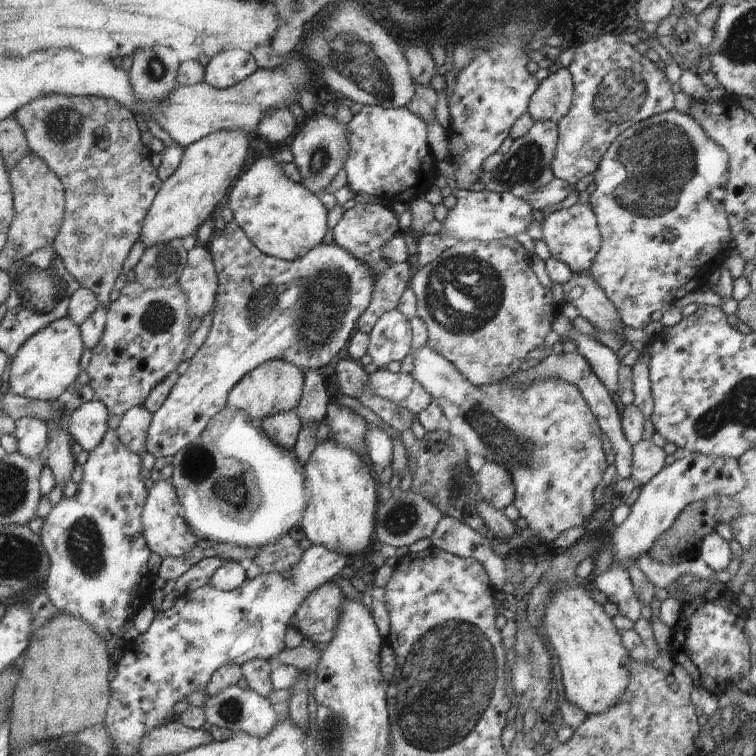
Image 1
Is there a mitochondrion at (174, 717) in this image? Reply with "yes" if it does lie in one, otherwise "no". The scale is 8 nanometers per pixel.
no

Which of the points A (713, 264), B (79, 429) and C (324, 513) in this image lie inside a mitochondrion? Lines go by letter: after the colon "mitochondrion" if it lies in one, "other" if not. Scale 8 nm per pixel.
A: other
B: other
C: other

